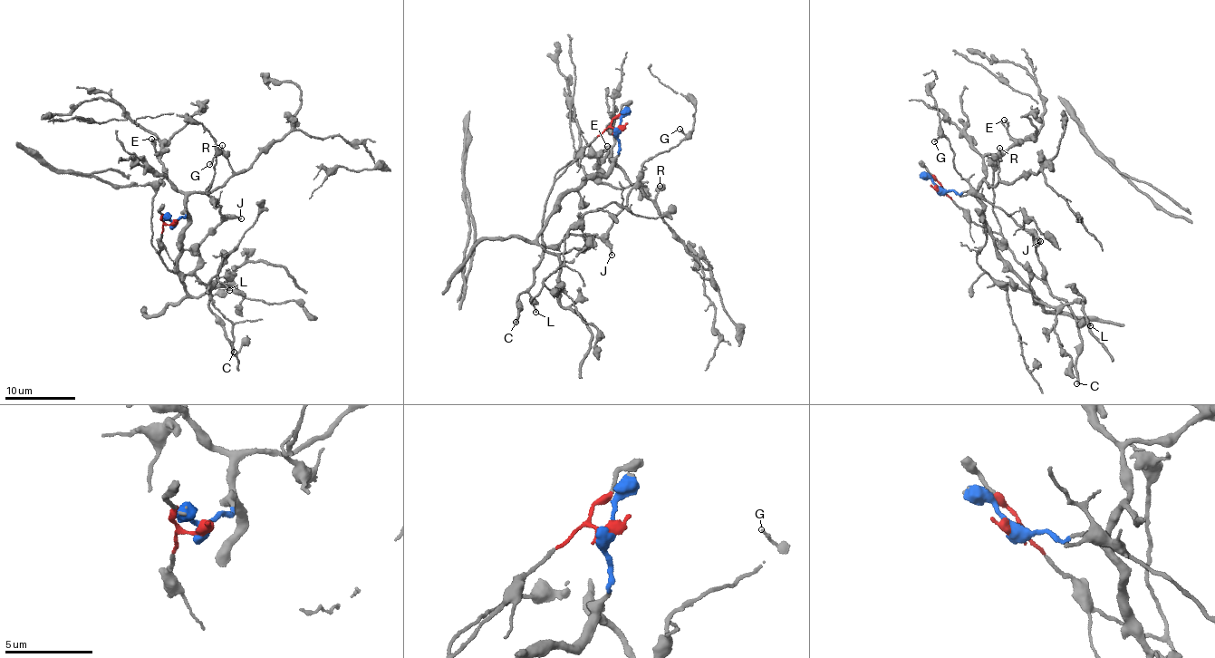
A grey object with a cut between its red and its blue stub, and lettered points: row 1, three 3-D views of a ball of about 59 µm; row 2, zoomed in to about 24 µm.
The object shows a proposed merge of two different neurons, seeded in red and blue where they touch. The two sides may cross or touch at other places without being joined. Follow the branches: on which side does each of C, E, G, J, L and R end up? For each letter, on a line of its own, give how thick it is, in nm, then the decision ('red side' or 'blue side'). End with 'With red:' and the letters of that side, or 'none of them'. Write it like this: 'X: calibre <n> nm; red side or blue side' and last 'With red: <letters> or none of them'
C: calibre 280 nm; red side
E: calibre 130 nm; blue side
G: calibre 150 nm; red side
J: calibre 190 nm; red side
L: calibre 150 nm; red side
R: calibre 260 nm; blue side
With red: C, G, J, L

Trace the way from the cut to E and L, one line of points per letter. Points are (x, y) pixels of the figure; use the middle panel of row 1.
E: (618, 130), (619, 155), (615, 165), (611, 149), (598, 161), (607, 145)
L: (618, 130), (605, 130), (554, 181), (541, 218), (542, 258), (534, 271), (528, 292), (536, 312)

